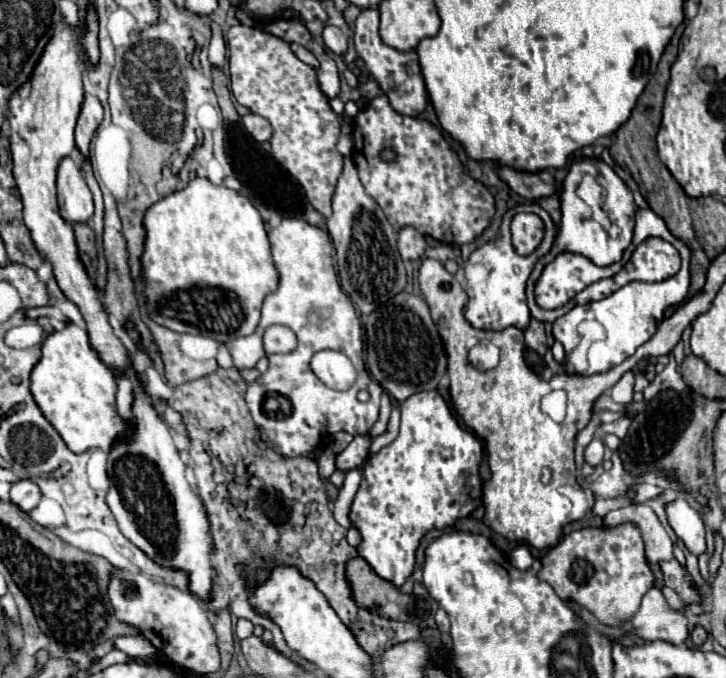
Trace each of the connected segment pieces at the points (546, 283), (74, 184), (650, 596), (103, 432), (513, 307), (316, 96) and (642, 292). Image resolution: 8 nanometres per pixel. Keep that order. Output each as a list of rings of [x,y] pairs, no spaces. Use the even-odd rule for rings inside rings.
[[[629,251],[625,253],[625,259],[609,265],[609,267],[599,267],[595,263],[591,263],[587,257],[583,255],[577,255],[577,253],[561,253],[557,255],[549,265],[545,265],[541,277],[537,279],[537,287],[534,289],[536,302],[539,303],[539,307],[543,309],[557,309],[557,307],[563,307],[569,299],[571,299],[571,289],[585,289],[587,285],[603,279],[603,277],[611,277],[615,275],[627,261],[627,255]]]
[[[69,157],[59,163],[57,169],[57,195],[61,217],[67,223],[87,223],[93,215],[93,195],[83,179],[79,165]]]
[[[651,587],[641,601],[639,611],[631,619],[635,633],[645,641],[669,641],[673,645],[681,645],[687,631],[687,617],[681,611],[675,611],[667,605],[661,589]]]
[[[69,323],[63,331],[55,331],[45,339],[41,361],[31,373],[31,393],[43,415],[59,431],[73,453],[89,449],[109,453],[115,441],[133,437],[133,421],[121,417],[115,407],[115,373],[91,347],[87,331],[79,329],[75,323]]]
[[[523,203],[517,205],[513,209],[509,209],[503,217],[501,229],[499,229],[499,237],[495,241],[489,241],[487,245],[479,247],[477,251],[471,253],[469,261],[465,263],[465,291],[469,295],[469,303],[465,309],[465,319],[477,327],[477,329],[487,329],[487,331],[501,331],[505,327],[517,327],[517,329],[525,329],[529,323],[529,307],[527,307],[527,299],[525,299],[525,285],[527,277],[535,265],[535,261],[539,257],[543,257],[551,245],[553,239],[557,235],[557,227],[553,225],[551,217],[547,215],[545,209],[541,209],[537,203]],[[519,211],[529,211],[529,213],[537,213],[543,223],[545,223],[545,239],[543,243],[531,253],[531,255],[519,255],[511,243],[511,219],[515,213]]]
[[[235,25],[227,33],[227,49],[229,49],[229,71],[231,71],[231,91],[237,99],[237,103],[249,107],[253,113],[263,115],[269,119],[273,127],[271,137],[271,153],[273,157],[301,183],[305,197],[309,203],[323,215],[331,215],[331,197],[335,191],[335,183],[343,169],[343,155],[337,151],[339,141],[339,119],[333,113],[329,99],[323,95],[317,83],[317,73],[313,67],[305,65],[295,57],[291,51],[291,43],[287,43],[281,37],[269,35],[267,31]]]
[[[637,209],[637,225],[635,225],[635,235],[633,235],[633,247],[643,243],[647,237],[659,237],[669,241],[679,253],[681,253],[681,269],[675,275],[675,279],[665,279],[661,283],[643,283],[643,281],[631,281],[625,287],[621,287],[619,291],[611,293],[609,297],[605,297],[603,301],[595,301],[595,303],[587,303],[583,307],[575,307],[571,309],[571,313],[563,315],[561,319],[557,319],[553,323],[553,337],[557,341],[563,343],[565,351],[569,353],[575,345],[577,345],[577,325],[585,319],[597,319],[605,331],[607,331],[607,339],[600,346],[600,351],[595,353],[589,363],[589,373],[601,373],[601,371],[609,371],[613,365],[619,365],[633,355],[638,347],[643,345],[645,341],[651,339],[651,335],[657,331],[657,325],[663,321],[663,311],[671,305],[679,305],[685,297],[687,297],[687,289],[689,289],[689,259],[691,259],[691,251],[689,247],[671,235],[671,231],[667,229],[665,221],[651,209]]]

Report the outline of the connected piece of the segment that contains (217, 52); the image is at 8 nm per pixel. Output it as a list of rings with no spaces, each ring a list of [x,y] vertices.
[[[211,21],[211,45],[209,45],[209,61],[215,67],[223,67],[225,63],[225,41],[221,35],[221,25]]]

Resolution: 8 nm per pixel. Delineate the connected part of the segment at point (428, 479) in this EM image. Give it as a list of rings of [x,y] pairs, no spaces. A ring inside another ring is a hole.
[[[421,391],[401,403],[401,429],[397,439],[371,455],[363,463],[361,485],[351,503],[349,519],[363,535],[363,543],[357,547],[359,555],[373,567],[373,571],[401,587],[415,569],[415,551],[421,539],[431,531],[451,529],[459,519],[469,517],[483,503],[483,481],[479,477],[479,465],[483,459],[483,445],[477,435],[463,429],[451,413],[439,391]]]

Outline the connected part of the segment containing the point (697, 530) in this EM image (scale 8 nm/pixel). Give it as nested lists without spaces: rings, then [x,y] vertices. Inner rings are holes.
[[[675,499],[667,503],[667,521],[677,533],[677,537],[685,543],[685,547],[699,555],[705,551],[705,525],[701,513],[693,509],[685,499]]]

